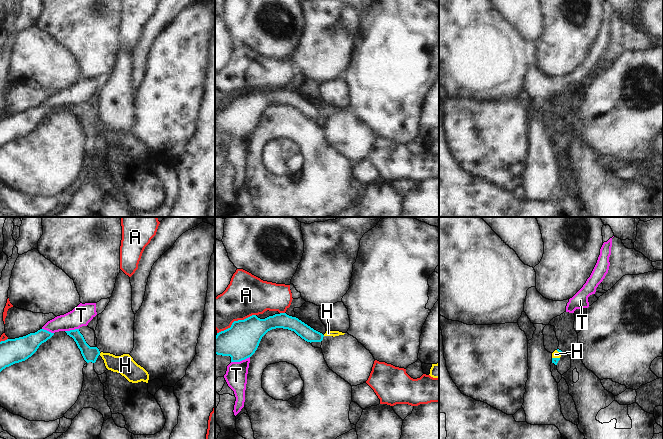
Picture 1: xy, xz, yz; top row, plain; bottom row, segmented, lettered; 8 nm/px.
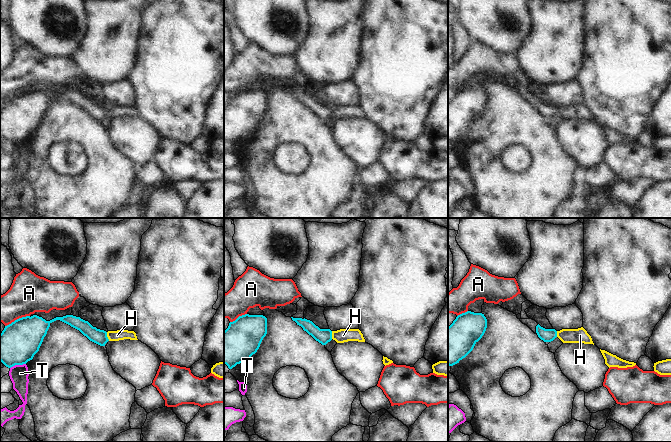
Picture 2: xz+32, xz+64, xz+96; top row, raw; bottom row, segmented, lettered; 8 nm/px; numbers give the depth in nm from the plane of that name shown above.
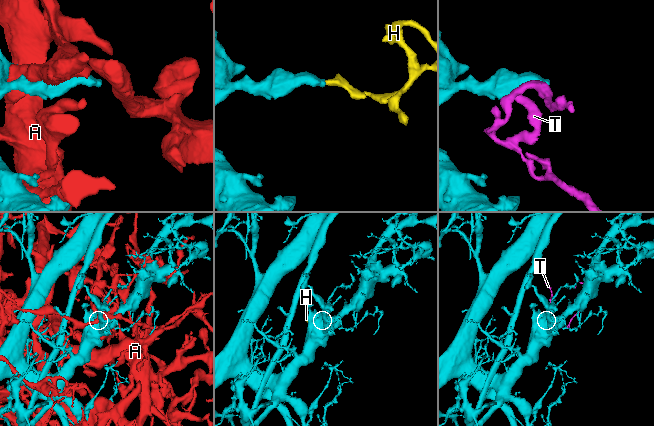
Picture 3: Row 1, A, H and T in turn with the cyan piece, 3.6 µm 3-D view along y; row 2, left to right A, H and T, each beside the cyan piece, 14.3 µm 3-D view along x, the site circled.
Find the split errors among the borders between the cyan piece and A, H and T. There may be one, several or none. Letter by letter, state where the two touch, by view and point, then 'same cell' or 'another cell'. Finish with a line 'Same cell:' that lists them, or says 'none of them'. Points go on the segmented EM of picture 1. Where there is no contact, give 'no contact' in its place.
A: xz (235, 321) | another cell
H: yz (556, 358) | same cell
T: xz (240, 360) | another cell
Same cell: H

